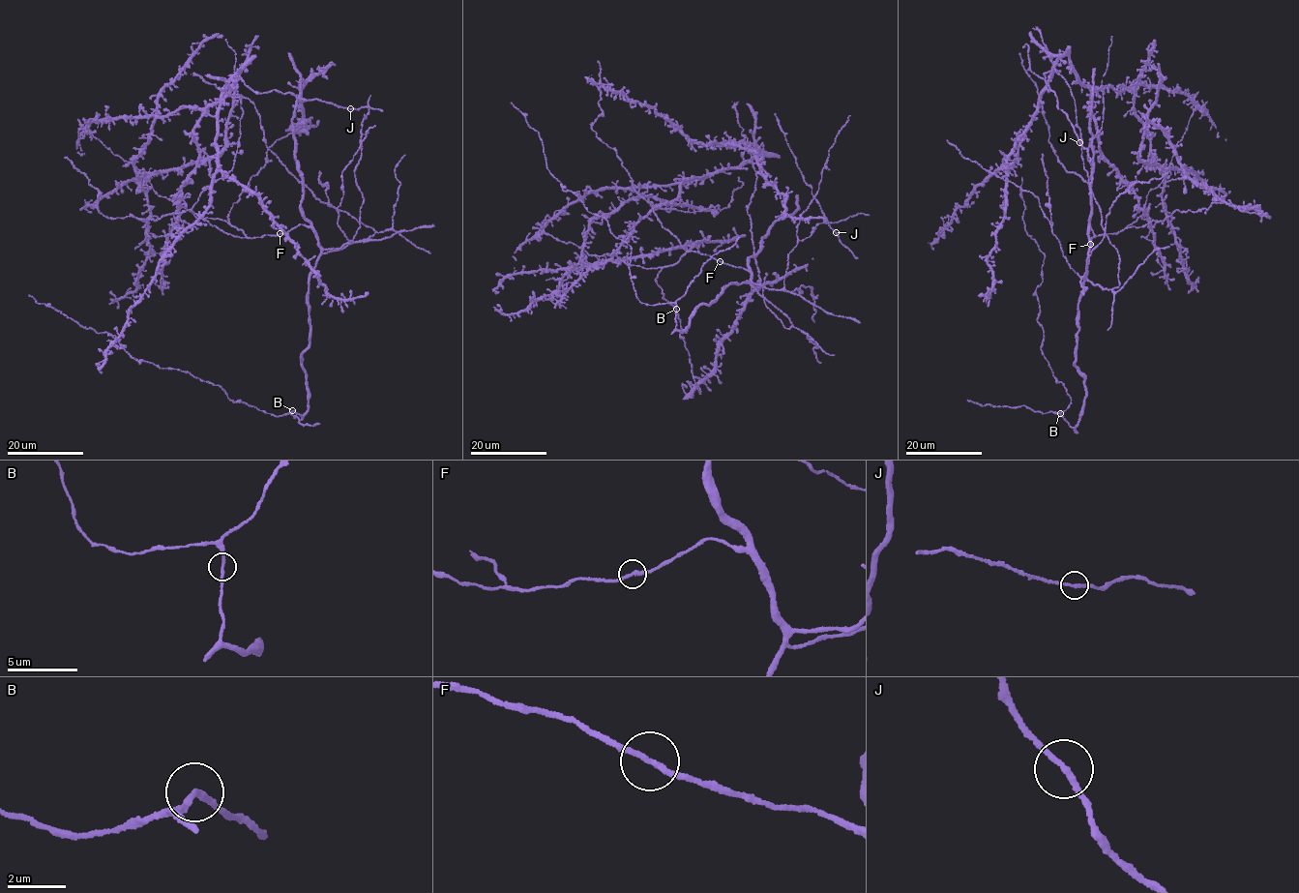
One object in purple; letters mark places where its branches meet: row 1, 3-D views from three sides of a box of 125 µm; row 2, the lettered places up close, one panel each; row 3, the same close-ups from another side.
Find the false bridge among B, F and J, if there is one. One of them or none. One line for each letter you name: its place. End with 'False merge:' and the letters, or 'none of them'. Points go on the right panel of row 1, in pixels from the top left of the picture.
False merge: none of them

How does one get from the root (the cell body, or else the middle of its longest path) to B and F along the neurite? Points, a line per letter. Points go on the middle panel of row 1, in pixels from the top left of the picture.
B: (703, 253), (749, 270), (751, 282), (728, 284), (708, 306), (694, 311), (682, 333), (675, 329), (676, 309)
F: (703, 253), (720, 261)

